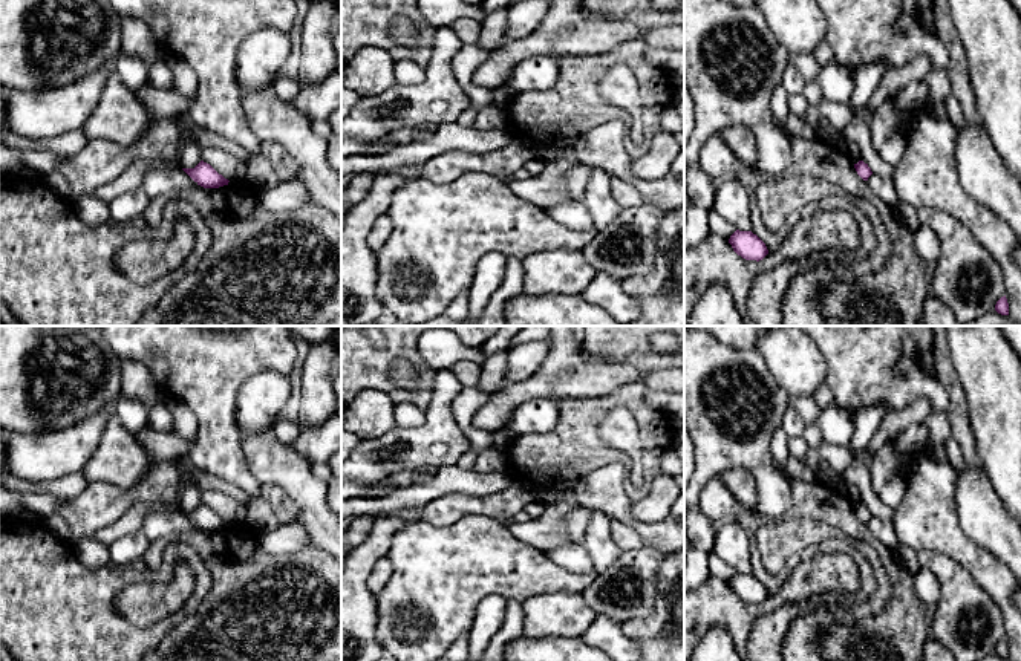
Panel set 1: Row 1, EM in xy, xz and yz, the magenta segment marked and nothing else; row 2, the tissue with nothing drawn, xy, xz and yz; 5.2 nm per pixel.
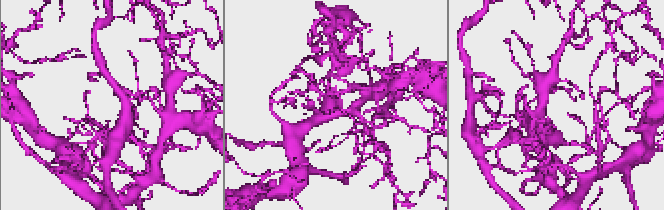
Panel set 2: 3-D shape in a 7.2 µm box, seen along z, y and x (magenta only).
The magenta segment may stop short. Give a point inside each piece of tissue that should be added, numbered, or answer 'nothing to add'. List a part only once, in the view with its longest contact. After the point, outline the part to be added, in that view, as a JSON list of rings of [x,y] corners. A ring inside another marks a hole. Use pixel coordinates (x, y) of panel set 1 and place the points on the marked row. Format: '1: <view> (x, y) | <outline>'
nothing to add

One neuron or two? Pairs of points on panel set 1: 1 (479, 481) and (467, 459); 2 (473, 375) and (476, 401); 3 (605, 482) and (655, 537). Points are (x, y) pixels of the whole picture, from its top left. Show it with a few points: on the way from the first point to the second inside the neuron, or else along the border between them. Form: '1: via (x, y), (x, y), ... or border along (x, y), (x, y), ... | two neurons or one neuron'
1: border along (456, 464), (461, 468), (472, 470) | two neurons
2: border along (464, 387), (475, 390) | two neurons
3: via (609, 498), (640, 527) | one neuron

